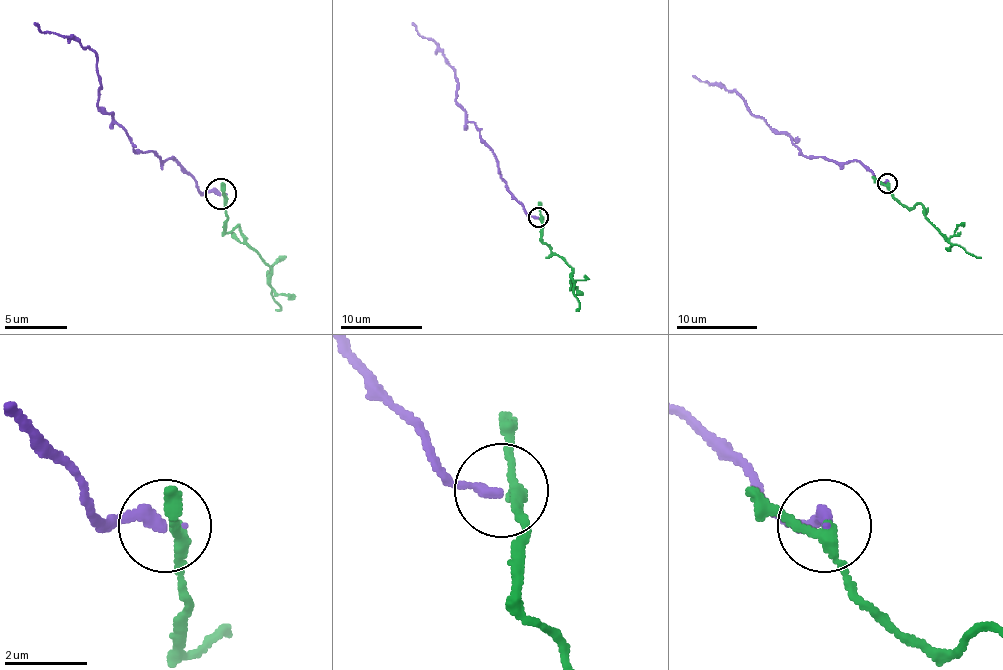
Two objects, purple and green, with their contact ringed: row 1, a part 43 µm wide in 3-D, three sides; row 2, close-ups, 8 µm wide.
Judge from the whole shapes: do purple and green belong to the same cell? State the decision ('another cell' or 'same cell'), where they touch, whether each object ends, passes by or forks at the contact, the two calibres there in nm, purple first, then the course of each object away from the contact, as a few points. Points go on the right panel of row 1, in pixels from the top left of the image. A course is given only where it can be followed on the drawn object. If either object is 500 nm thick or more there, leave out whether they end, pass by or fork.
same cell; at (887, 183); purple ends there; green passes by; 300 nm thick on the purple side, 240 nm on the other; purple runs (886, 183), (858, 161), (805, 157), (787, 135), (756, 117), (740, 97), (693, 75); green runs (887, 183), (893, 195), (911, 207), (919, 203), (923, 215), (937, 231), (980, 257)

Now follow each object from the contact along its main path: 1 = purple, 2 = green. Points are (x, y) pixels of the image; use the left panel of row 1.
1: (220, 193), (204, 193), (173, 158), (134, 151), (112, 113), (97, 104), (97, 57), (32, 22)
2: (223, 193), (225, 231), (238, 225), (247, 243), (269, 269), (271, 297), (281, 307), (274, 310)

